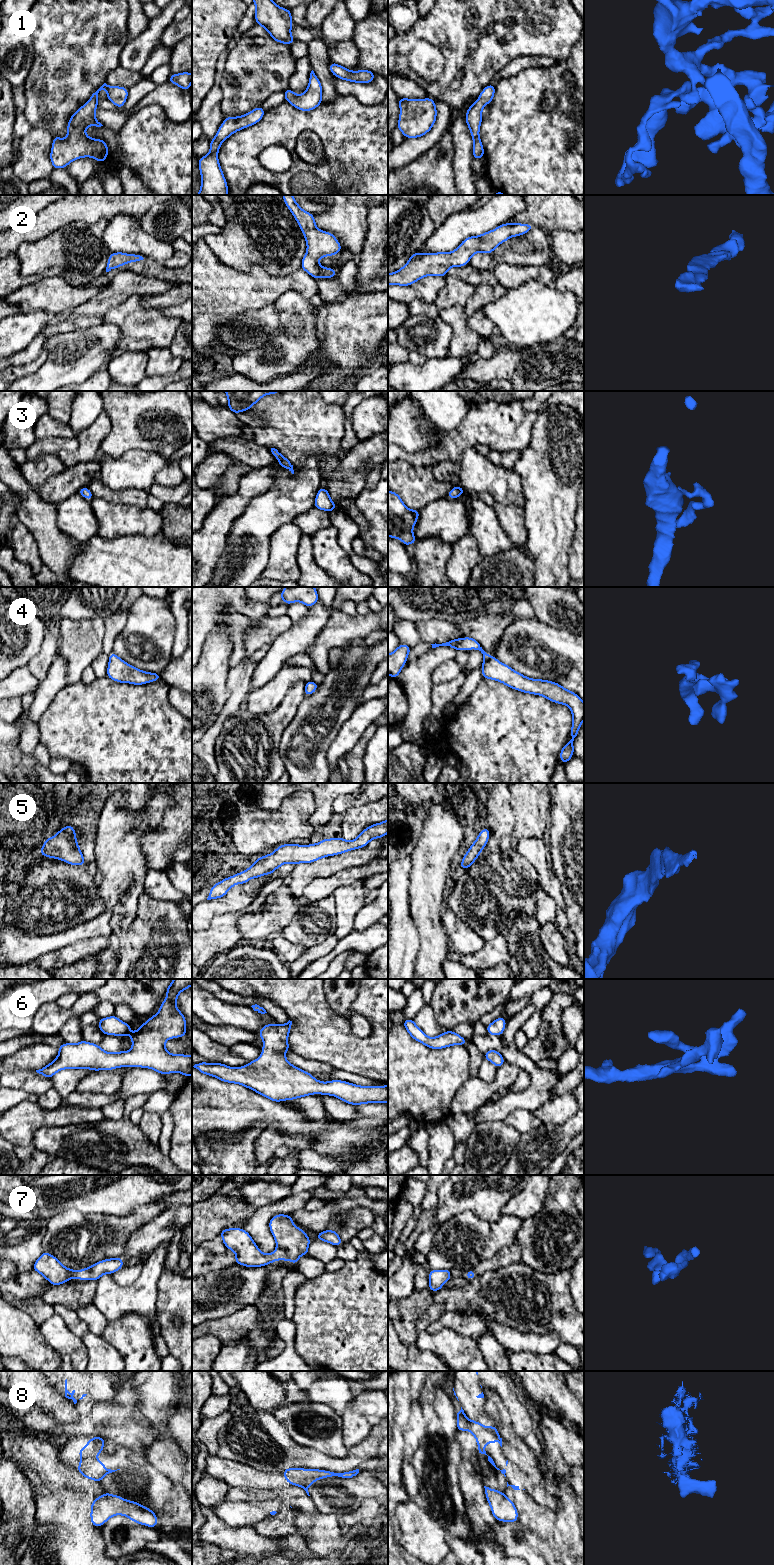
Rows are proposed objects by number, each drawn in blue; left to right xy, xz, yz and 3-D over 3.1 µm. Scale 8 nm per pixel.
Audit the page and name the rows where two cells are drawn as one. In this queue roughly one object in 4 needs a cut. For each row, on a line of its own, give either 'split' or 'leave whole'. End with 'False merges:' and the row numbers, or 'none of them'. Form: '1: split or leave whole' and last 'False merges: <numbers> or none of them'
1: leave whole
2: leave whole
3: leave whole
4: leave whole
5: leave whole
6: leave whole
7: leave whole
8: split
False merges: 8

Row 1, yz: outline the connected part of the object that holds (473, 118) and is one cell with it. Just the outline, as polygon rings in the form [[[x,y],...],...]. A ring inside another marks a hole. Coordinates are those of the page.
[[[495,85],[486,86],[479,95],[478,100],[469,106],[465,121],[469,127],[473,139],[473,159],[484,157],[484,148],[479,136],[480,125],[483,120],[482,109],[486,104],[490,104],[495,94]]]

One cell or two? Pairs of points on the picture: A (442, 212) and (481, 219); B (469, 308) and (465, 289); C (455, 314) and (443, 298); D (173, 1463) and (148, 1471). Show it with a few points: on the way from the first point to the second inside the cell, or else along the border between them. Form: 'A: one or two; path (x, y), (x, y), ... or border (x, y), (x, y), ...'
A: two; border (469, 206), (453, 212), (436, 227)
B: two; border (475, 287), (475, 292), (463, 307)
C: two; border (462, 306), (451, 305), (439, 309)
D: two; border (148, 1462), (175, 1482)

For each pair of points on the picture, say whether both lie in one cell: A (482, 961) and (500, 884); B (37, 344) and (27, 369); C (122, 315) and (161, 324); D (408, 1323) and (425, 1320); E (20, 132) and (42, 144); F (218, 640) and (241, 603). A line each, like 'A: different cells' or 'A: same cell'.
A: different cells
B: different cells
C: same cell
D: different cells
E: different cells
F: different cells

